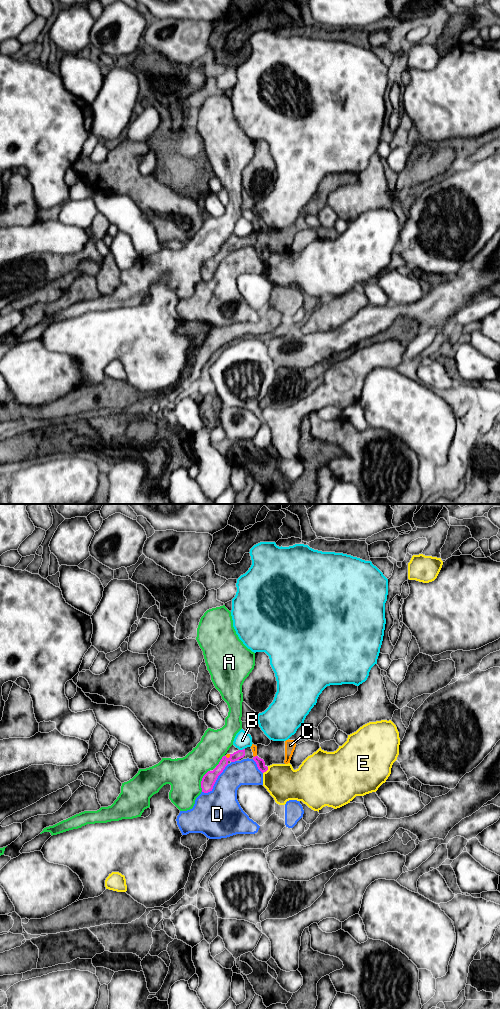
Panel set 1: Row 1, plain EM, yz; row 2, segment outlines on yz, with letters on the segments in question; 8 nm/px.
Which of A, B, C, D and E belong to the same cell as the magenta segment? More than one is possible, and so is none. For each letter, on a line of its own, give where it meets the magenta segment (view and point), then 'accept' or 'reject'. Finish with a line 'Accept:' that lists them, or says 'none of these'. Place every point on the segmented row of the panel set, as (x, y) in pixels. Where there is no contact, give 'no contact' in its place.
A: yz (201, 781) | reject
B: yz (241, 750) | reject
C: yz (229, 757) | accept
D: yz (215, 781) | reject
E: yz (266, 770) | reject
Accept: C

